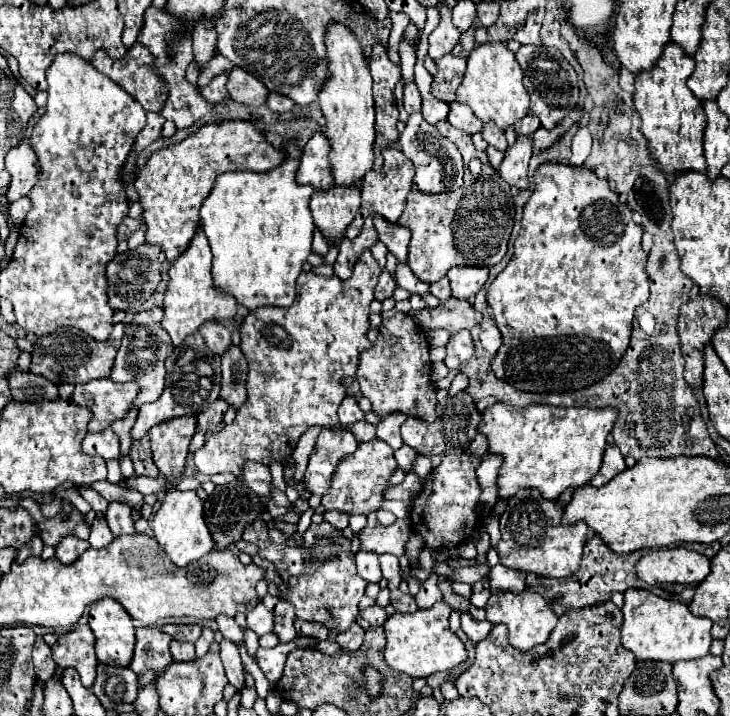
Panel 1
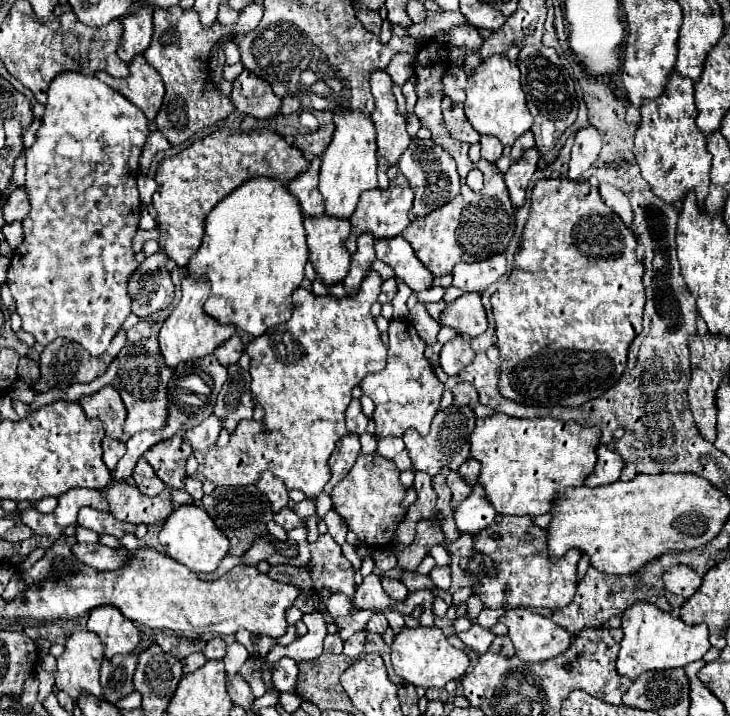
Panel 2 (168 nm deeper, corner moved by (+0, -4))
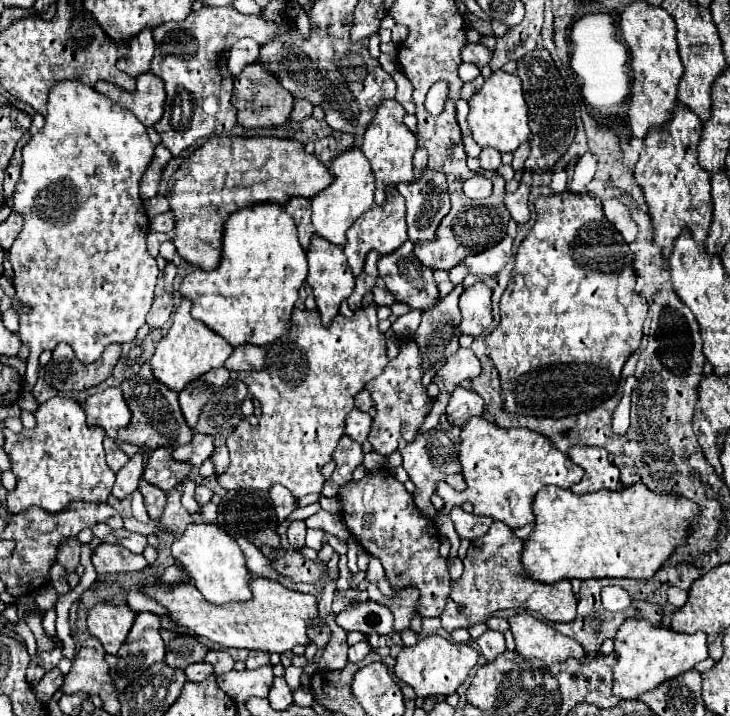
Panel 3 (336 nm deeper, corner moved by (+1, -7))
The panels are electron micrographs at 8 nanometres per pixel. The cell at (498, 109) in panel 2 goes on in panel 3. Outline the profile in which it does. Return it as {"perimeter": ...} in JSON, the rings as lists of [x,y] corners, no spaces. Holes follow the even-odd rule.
{"perimeter":[[[504,71],[492,73],[492,77],[484,81],[484,87],[470,99],[468,105],[470,105],[468,125],[474,141],[480,147],[494,147],[500,153],[514,153],[518,145],[530,139],[528,105],[524,101],[518,75],[508,75]]]}

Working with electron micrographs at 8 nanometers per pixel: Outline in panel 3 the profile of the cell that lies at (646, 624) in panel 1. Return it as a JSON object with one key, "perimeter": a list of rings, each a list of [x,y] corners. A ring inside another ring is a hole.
{"perimeter":[[[628,619],[614,639],[614,653],[618,655],[614,667],[614,695],[620,699],[638,699],[642,693],[656,689],[664,681],[694,669],[696,663],[708,657],[708,645],[702,631],[682,635],[672,629],[654,627],[642,619]]]}

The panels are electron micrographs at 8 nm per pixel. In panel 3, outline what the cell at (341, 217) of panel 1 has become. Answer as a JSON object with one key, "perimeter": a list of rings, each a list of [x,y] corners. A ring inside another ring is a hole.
{"perimeter":[[[312,237],[310,249],[308,249],[308,277],[306,281],[310,283],[316,303],[318,303],[318,311],[322,315],[322,325],[330,325],[332,319],[338,315],[338,307],[342,301],[346,301],[352,295],[354,289],[354,275],[350,273],[350,267],[346,265],[346,255],[342,251],[342,247],[338,245],[330,245],[326,241],[322,241],[322,237]]]}

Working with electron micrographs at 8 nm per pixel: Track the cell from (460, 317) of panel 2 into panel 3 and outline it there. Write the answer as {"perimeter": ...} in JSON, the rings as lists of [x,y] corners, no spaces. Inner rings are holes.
{"perimeter":[[[474,283],[468,287],[460,297],[460,309],[462,309],[462,333],[466,335],[480,335],[484,329],[488,329],[494,321],[492,317],[492,289],[484,283]]]}

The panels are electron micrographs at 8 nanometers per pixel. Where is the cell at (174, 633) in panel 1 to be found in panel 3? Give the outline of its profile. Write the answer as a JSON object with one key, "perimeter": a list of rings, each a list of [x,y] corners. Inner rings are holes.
{"perimeter":[[[162,631],[162,637],[166,643],[166,663],[170,667],[186,669],[192,663],[204,661],[208,647],[202,645],[198,639],[188,635],[178,635],[174,631]]]}

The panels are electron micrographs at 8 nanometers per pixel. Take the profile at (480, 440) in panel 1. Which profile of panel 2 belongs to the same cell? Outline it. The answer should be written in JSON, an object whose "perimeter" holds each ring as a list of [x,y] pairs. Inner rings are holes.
{"perimeter":[[[469,458],[465,464],[461,464],[459,472],[465,476],[467,484],[469,484],[469,486],[473,486],[473,484],[477,482],[479,474],[481,474],[481,464],[479,464],[475,458]]]}

